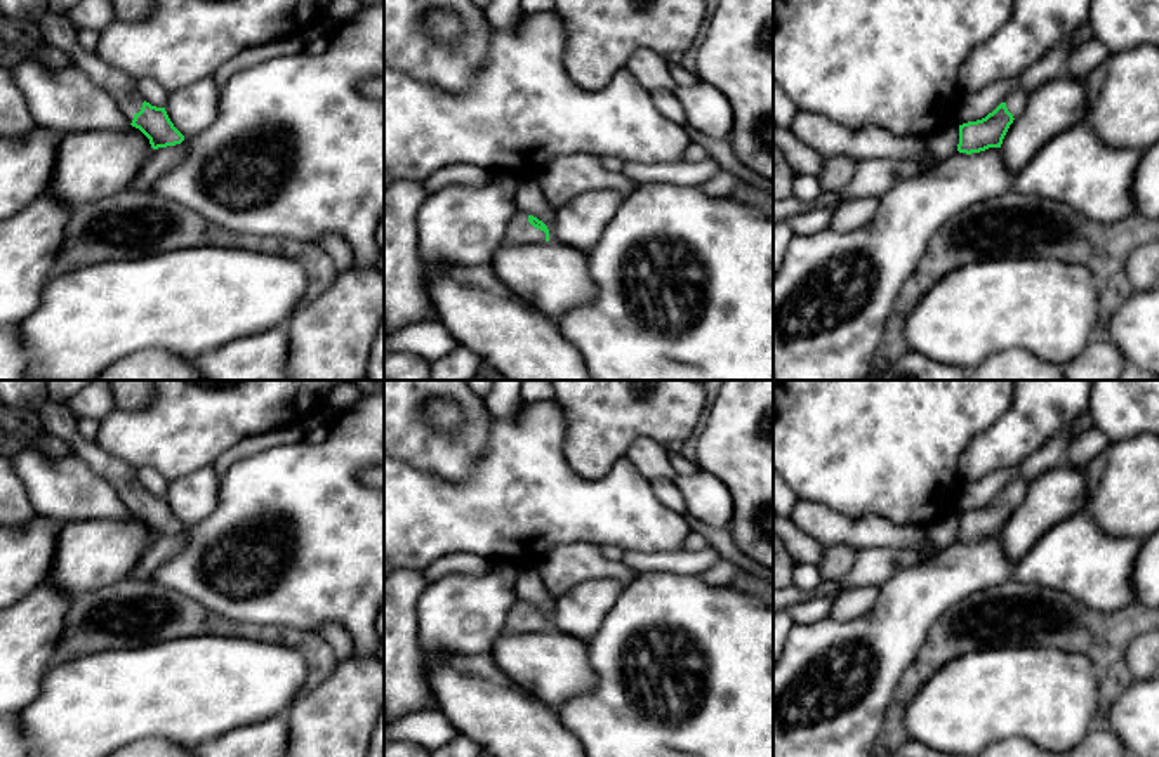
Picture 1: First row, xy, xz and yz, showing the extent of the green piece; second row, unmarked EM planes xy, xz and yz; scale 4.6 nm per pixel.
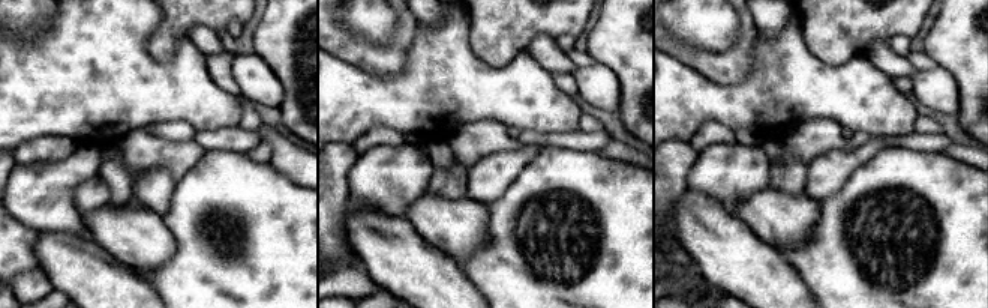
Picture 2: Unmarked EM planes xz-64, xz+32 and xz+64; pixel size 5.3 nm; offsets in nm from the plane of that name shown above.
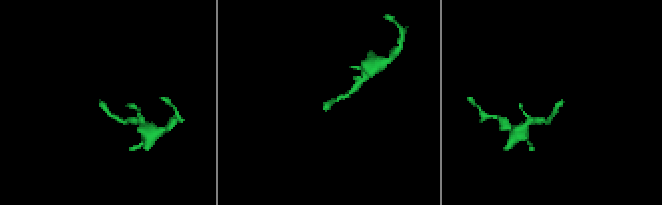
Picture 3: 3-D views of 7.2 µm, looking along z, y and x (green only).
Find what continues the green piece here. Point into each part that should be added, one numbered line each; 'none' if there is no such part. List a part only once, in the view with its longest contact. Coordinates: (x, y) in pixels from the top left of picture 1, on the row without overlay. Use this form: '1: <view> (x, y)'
1: xz (520, 618)

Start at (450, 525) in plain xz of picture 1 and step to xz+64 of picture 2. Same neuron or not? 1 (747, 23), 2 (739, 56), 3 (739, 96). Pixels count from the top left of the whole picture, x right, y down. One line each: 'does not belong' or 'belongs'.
1: does not belong
2: does not belong
3: belongs

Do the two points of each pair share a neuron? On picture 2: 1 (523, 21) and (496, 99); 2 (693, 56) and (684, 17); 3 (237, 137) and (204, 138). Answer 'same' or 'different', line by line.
1: different
2: different
3: same

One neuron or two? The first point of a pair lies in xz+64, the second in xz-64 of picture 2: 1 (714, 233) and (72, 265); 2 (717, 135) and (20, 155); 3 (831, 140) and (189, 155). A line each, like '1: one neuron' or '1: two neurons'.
1: one neuron
2: one neuron
3: one neuron

